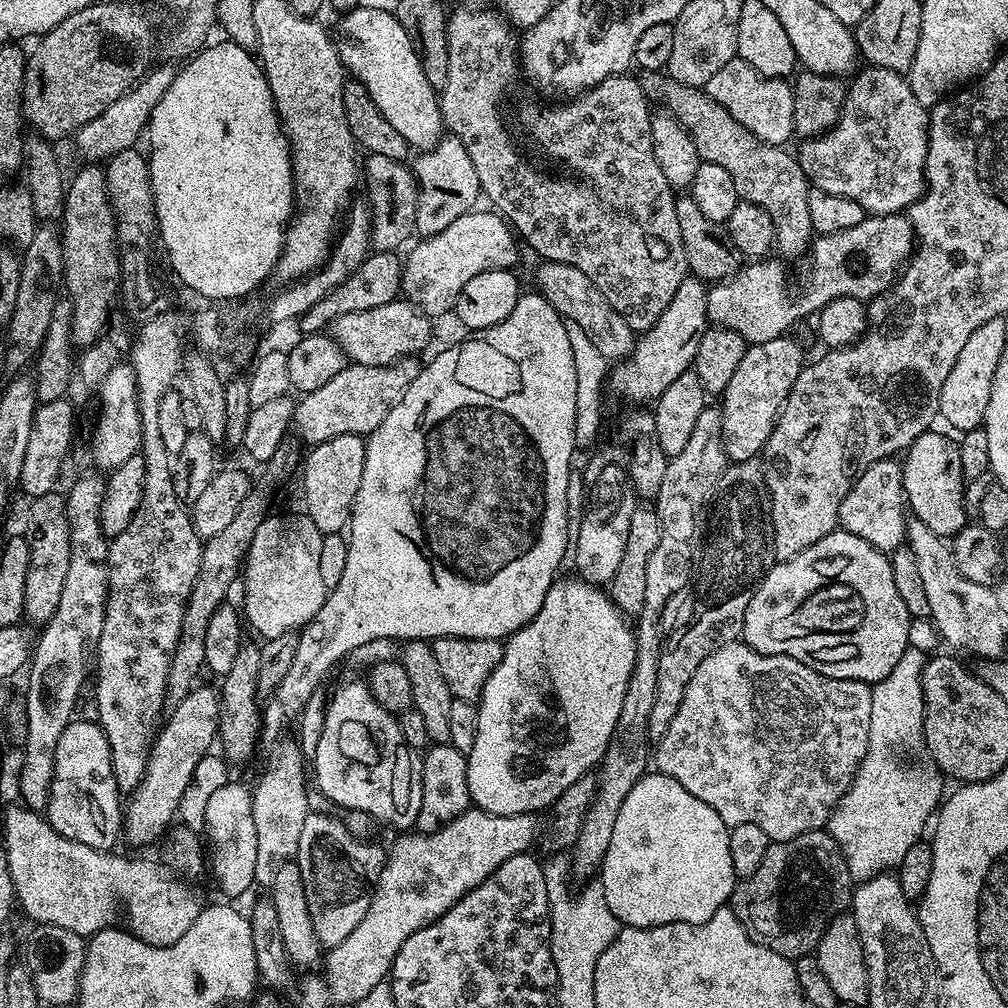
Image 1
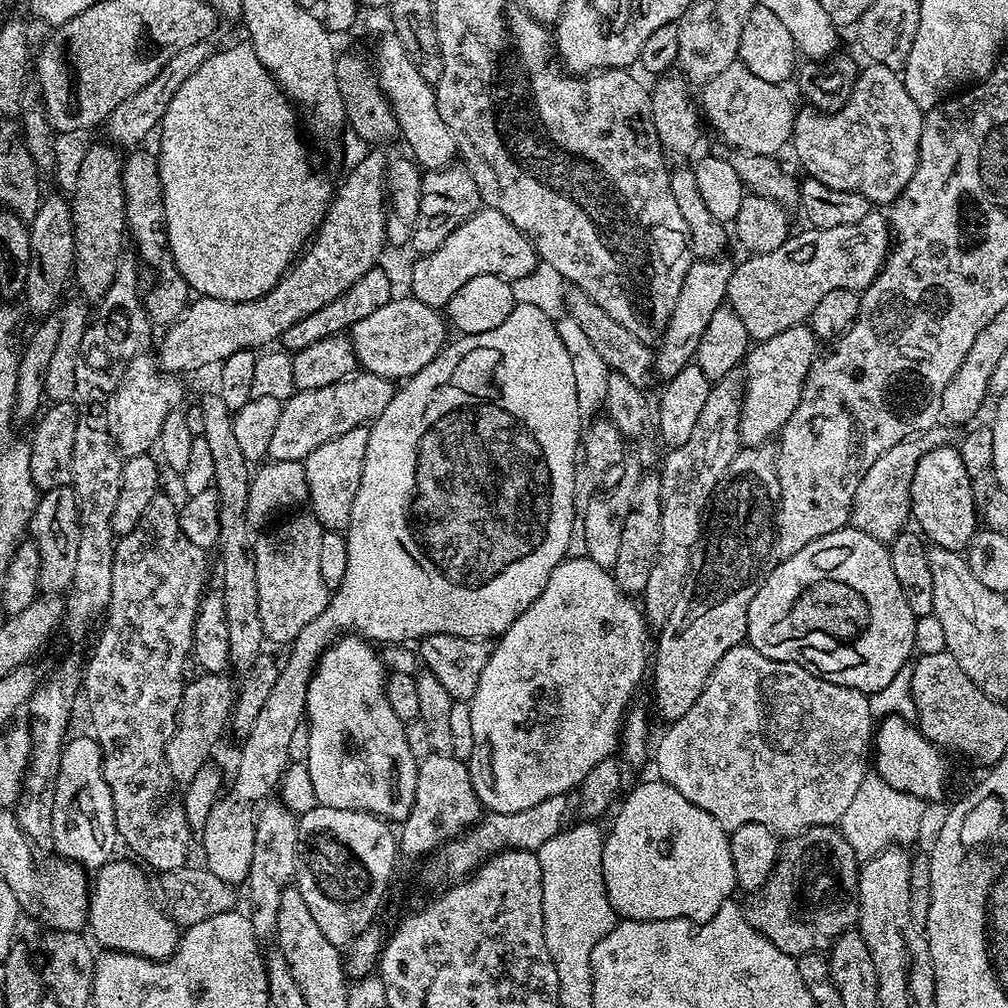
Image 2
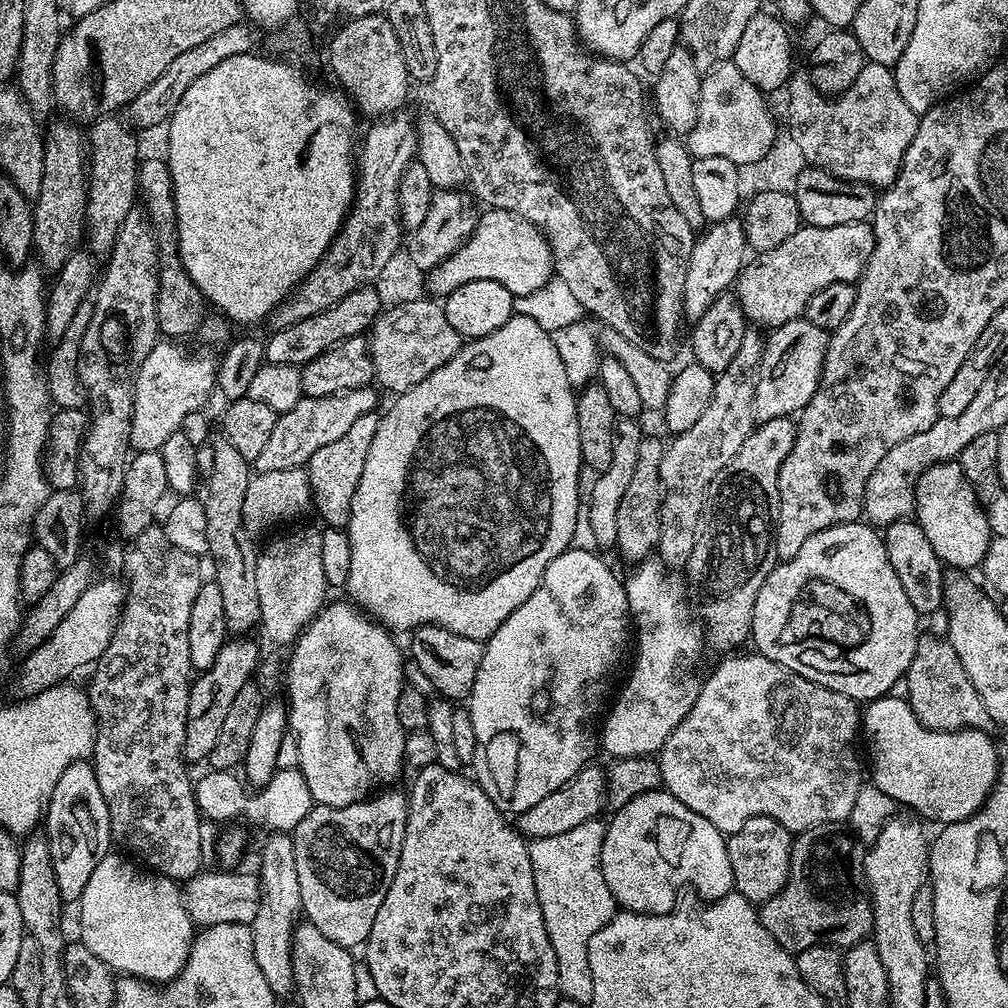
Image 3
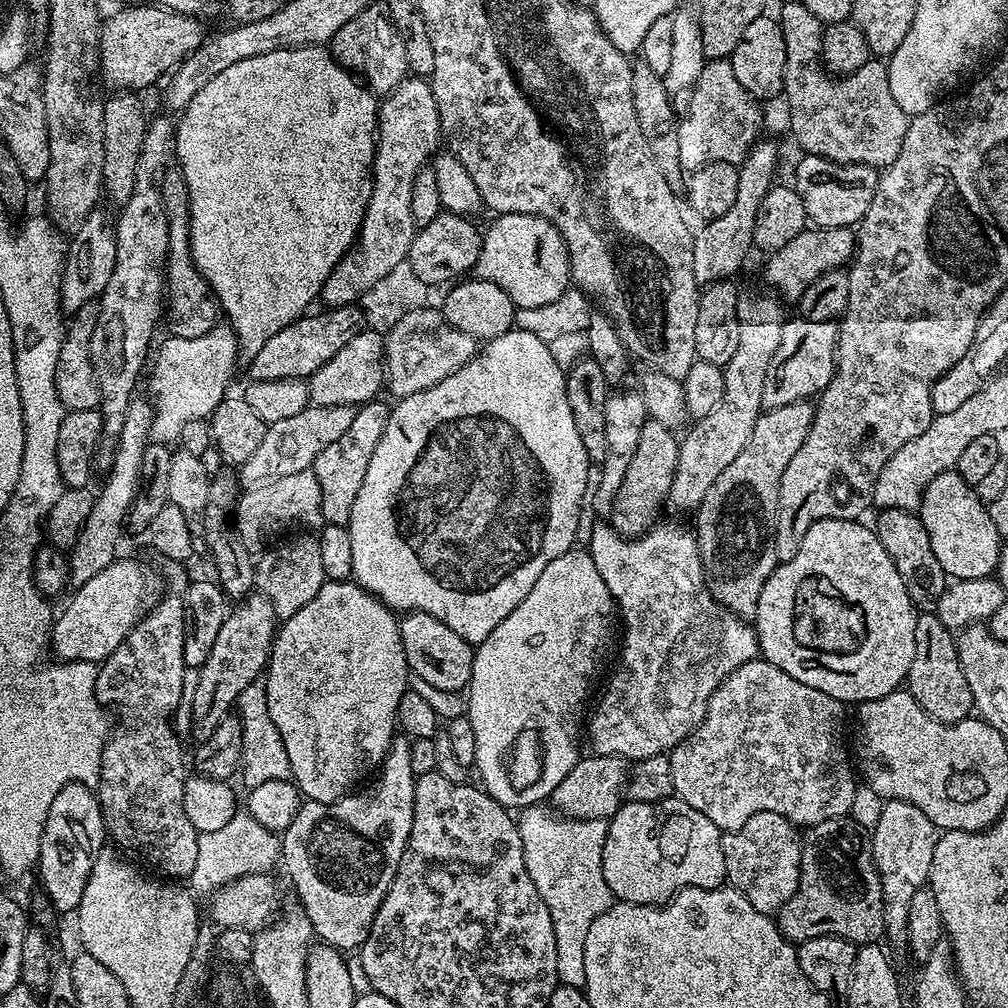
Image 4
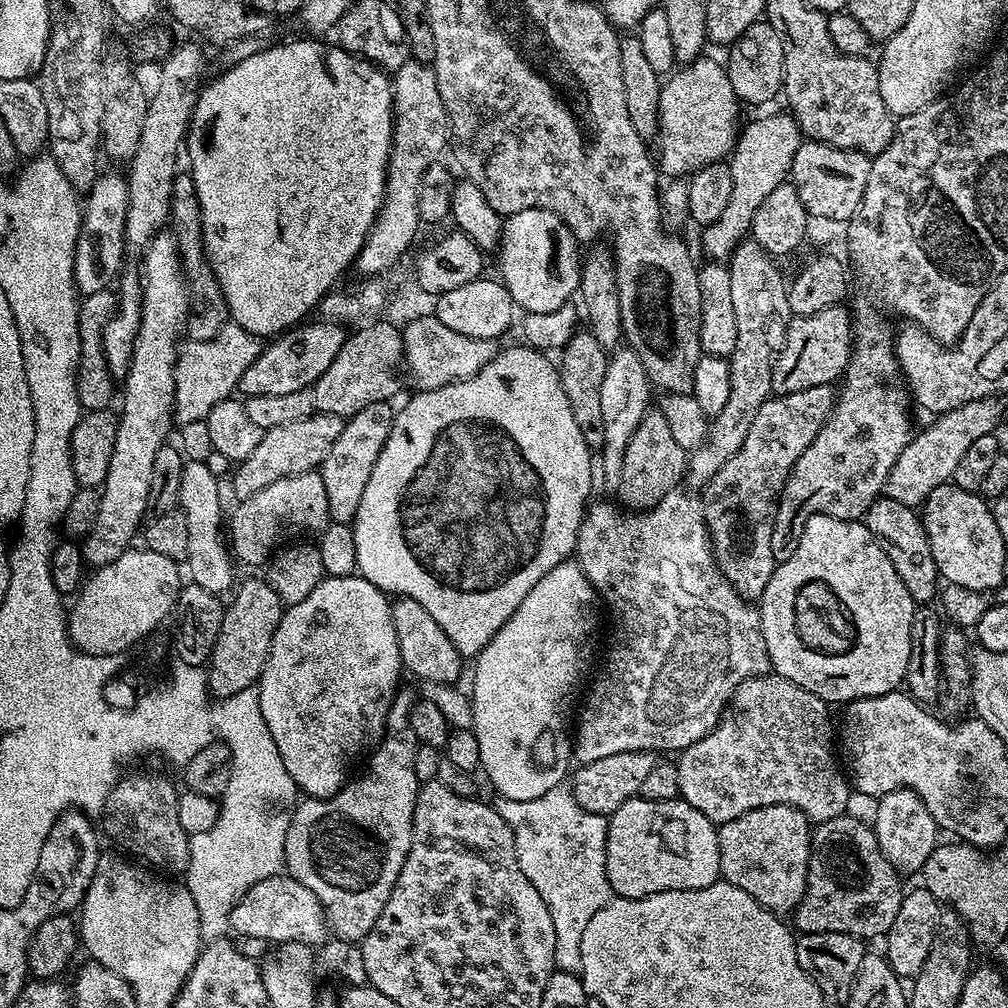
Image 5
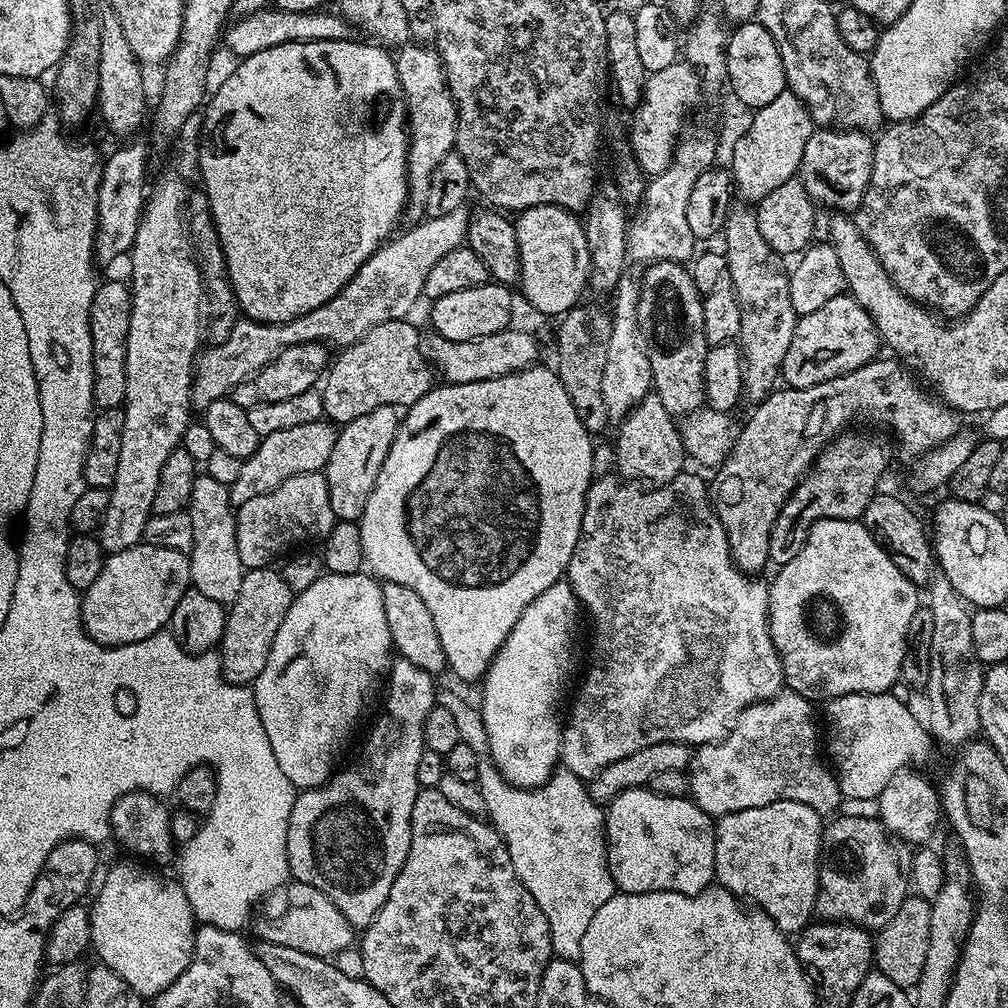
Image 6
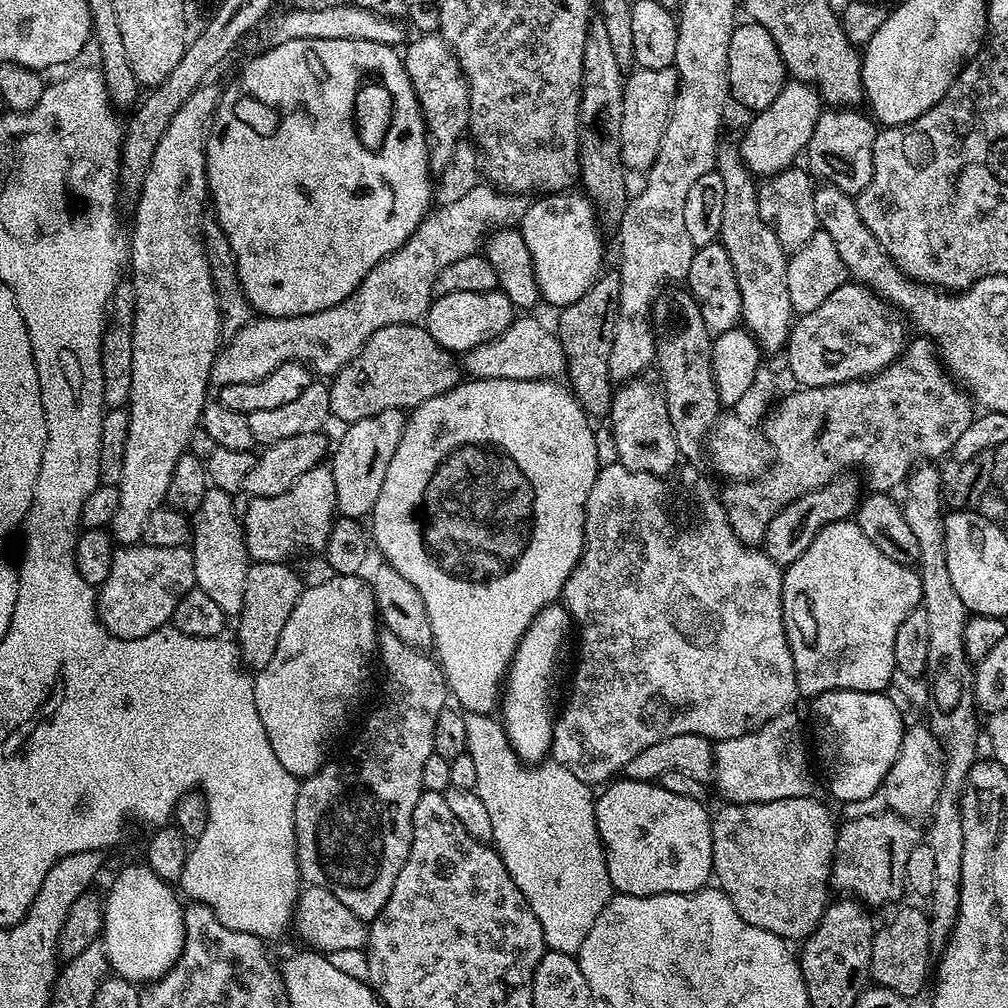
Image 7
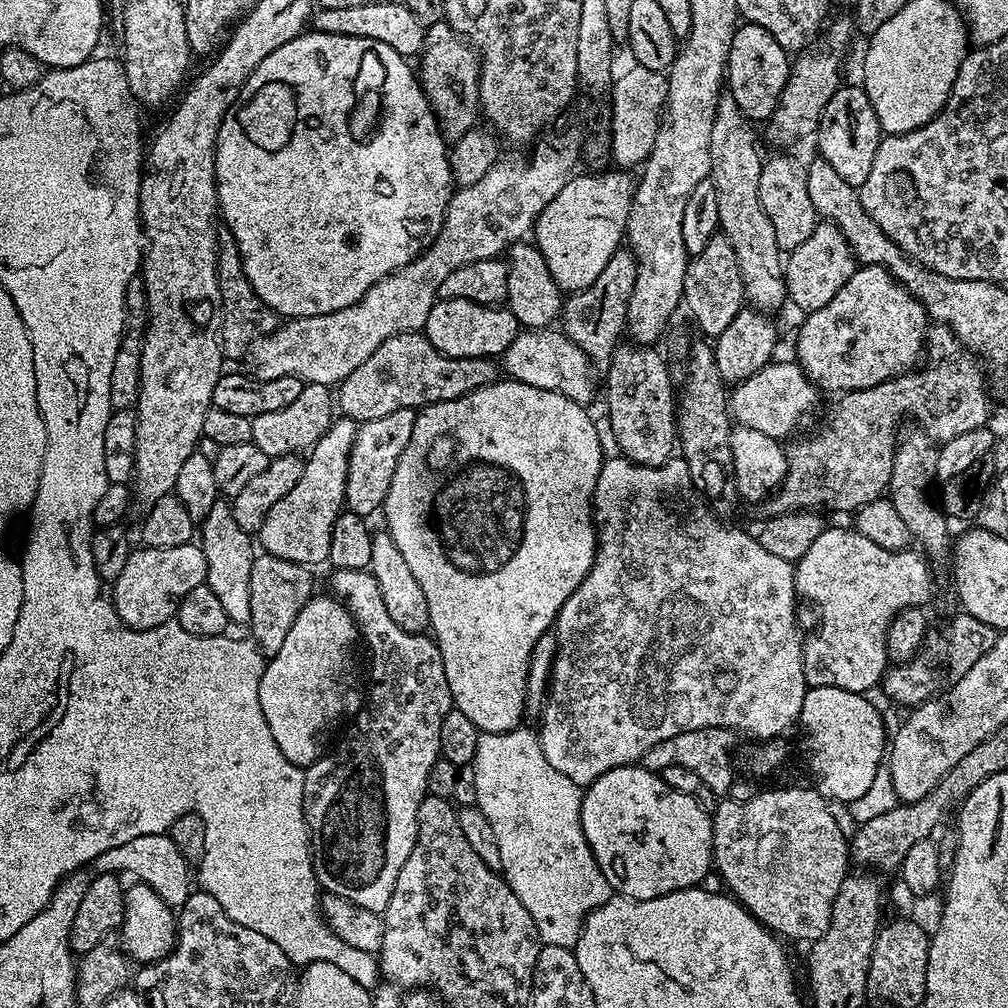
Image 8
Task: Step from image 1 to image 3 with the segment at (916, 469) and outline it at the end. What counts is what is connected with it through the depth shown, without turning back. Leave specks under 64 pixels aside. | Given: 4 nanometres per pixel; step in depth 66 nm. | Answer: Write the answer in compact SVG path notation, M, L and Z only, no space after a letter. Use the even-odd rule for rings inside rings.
M959 459L931 464L916 483L914 519L922 526L940 563L952 570L979 569L993 534L984 513L985 505L976 496L973 485L962 474Z

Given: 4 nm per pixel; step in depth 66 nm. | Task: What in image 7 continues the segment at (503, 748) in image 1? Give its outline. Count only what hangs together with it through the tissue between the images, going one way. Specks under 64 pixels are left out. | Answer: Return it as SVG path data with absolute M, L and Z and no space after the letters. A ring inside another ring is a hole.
M557 602L544 607L520 639L502 685L504 732L508 736L508 743L525 762L543 761L552 750L552 679L556 676L556 663L560 660L560 651L564 648L568 628L570 629L570 617L563 603Z

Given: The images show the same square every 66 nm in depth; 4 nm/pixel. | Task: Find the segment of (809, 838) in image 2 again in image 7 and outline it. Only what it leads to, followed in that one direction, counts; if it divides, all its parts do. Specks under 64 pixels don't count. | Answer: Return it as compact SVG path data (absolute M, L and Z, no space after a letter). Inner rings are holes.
M891 810L870 814L866 818L845 819L843 823L836 833L831 887L872 910L883 904L900 902L895 900L902 899L906 893L906 862L910 862L910 850L921 843L921 829L919 832L909 817L899 816Z

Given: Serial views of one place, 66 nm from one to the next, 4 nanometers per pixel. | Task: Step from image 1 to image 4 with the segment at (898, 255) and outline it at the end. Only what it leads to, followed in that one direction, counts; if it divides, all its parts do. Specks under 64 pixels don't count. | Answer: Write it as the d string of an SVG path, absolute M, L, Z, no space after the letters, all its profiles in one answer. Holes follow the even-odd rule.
M816 228L805 230L786 242L782 250L771 253L767 257L768 265L764 268L764 276L773 293L779 294L785 301L799 301L800 295L822 274L843 269L851 261L856 251L856 236L852 228Z

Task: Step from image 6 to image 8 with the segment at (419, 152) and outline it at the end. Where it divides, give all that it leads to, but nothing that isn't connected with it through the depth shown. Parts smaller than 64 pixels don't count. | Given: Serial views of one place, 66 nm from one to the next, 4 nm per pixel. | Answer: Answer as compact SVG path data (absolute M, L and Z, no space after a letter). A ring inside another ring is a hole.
M443 19L427 25L424 33L424 49L418 57L420 89L432 104L445 141L454 142L477 123L480 110L480 62L477 49L460 37Z

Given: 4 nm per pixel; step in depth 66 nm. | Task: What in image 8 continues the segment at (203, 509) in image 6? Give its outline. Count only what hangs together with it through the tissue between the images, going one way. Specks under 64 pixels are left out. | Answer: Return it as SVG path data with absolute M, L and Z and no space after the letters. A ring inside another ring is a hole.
M217 498L210 509L210 514L206 514L206 518L199 521L198 543L205 554L208 575L206 583L210 586L210 590L214 590L220 605L226 609L226 618L233 625L251 625L250 566L254 559L254 551L252 552L254 540L249 533L242 530L242 526L238 526L231 503L227 499Z

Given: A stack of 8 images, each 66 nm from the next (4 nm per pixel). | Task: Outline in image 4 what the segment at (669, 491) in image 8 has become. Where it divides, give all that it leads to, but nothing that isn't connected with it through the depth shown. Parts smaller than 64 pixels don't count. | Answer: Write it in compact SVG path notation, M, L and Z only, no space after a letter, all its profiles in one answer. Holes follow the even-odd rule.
M600 522L595 525L586 545L594 566L598 566L598 574L602 574L602 582L606 582L616 602L619 619L624 619L620 681L614 680L609 684L588 718L590 726L588 728L587 725L586 732L590 734L591 749L595 755L621 756L632 762L658 755L658 748L662 746L660 740L644 740L642 734L638 734L624 696L640 696L640 700L648 700L648 696L652 696L652 700L672 700L672 704L668 704L668 712L672 712L672 716L680 716L680 720L692 720L692 724L698 727L714 690L718 690L721 682L734 670L738 670L738 666L761 655L755 627L721 606L712 596L700 561L695 531L688 529L687 532L680 524L664 523L657 522L644 536L629 538L619 536L611 523ZM698 608L699 616L696 614ZM697 618L703 624L702 628L695 625ZM656 688L660 688L660 692L656 692Z

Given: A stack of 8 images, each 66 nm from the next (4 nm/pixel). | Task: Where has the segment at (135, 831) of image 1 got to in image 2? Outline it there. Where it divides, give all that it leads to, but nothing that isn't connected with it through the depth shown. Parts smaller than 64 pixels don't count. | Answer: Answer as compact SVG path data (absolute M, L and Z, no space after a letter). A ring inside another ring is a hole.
M204 672L200 674L197 680L189 679L184 686L182 694L182 702L180 703L180 713L176 719L176 729L170 738L170 742L166 746L166 754L164 755L164 766L169 777L172 776L176 780L189 782L198 773L198 770L206 763L213 759L212 751L216 748L216 743L220 740L224 728L229 727L230 717L232 715L232 707L234 701L234 684L227 680L227 675L218 672Z

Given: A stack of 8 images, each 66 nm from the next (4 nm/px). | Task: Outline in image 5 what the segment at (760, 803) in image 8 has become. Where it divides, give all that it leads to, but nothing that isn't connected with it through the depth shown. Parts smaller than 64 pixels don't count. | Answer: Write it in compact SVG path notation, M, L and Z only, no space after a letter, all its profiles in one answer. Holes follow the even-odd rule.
M781 804L746 810L746 814L719 825L716 837L723 879L738 890L746 890L750 898L771 912L785 914L797 908L806 890L812 853L812 828L806 814Z

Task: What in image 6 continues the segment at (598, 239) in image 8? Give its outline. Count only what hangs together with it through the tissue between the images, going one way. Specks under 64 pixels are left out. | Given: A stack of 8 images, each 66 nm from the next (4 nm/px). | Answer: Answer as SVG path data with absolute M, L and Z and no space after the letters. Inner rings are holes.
M543 204L526 208L515 217L518 246L520 247L520 283L519 291L524 291L524 296L544 316L559 318L571 308L581 303L583 292L588 288L588 275L590 266L590 250L586 242L586 234L581 217L566 208L559 208L553 204Z

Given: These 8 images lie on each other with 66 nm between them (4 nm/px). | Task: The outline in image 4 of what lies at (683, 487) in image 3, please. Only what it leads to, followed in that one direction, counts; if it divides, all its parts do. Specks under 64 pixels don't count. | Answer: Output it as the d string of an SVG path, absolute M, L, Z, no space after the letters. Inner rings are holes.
M760 292L753 296L741 295L736 307L738 351L728 364L723 365L722 402L718 402L706 418L695 421L680 440L678 466L674 470L667 498L667 503L671 507L673 504L680 512L695 513L702 498L706 498L706 490L710 490L718 474L722 474L722 470L726 470L726 466L742 454L746 442L750 442L750 434L754 434L754 426L764 408L762 386L766 383L766 370L770 370L770 358L774 358L774 350L778 350L786 319L786 313L780 309L781 301L775 295L767 295L763 296Z

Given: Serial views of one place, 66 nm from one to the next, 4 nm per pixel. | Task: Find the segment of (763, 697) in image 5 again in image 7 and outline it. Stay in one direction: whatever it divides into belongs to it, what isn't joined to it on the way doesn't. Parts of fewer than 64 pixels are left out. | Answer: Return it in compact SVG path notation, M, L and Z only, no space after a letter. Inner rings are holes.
M792 710L783 712L744 736L722 740L715 745L714 785L720 791L721 801L730 804L757 804L813 795L812 764L808 761L807 750L804 749L804 732L800 729L800 720L794 713Z

